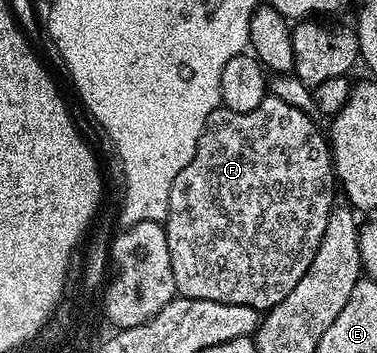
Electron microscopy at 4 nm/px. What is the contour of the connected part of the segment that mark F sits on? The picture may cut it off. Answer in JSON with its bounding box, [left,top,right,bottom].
[166,94,338,310]

